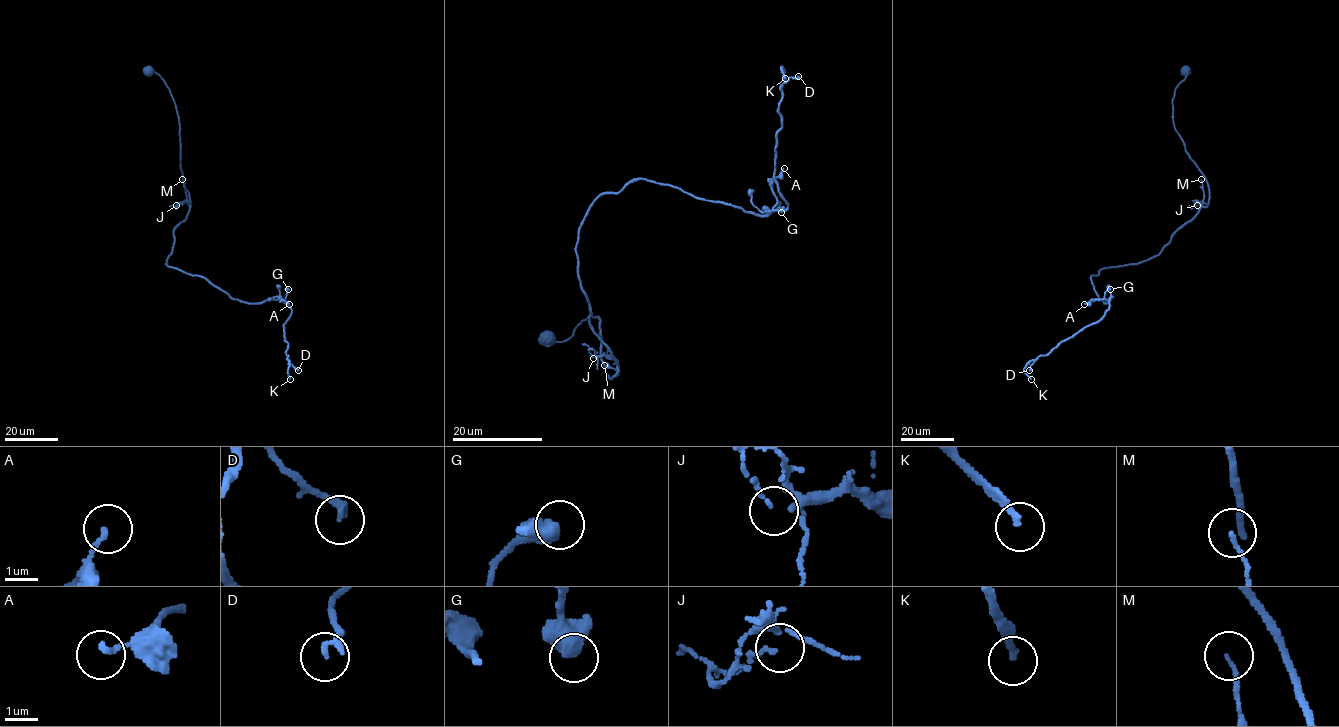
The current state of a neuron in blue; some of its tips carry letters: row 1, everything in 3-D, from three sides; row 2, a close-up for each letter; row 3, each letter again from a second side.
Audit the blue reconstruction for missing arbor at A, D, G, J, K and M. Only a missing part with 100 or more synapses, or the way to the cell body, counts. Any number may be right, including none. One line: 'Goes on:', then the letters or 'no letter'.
Goes on: K

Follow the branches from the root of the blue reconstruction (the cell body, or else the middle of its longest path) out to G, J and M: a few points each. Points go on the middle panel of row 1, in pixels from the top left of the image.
G: (548, 339), (597, 317), (605, 372), (618, 370), (578, 278), (578, 228), (600, 195), (646, 179), (781, 212)
J: (548, 339), (565, 341), (597, 317), (601, 360), (610, 378), (618, 374), (614, 359), (590, 349), (593, 358)
M: (548, 339), (565, 341), (588, 316), (597, 317), (601, 360), (610, 378), (618, 374), (618, 367), (604, 365)

